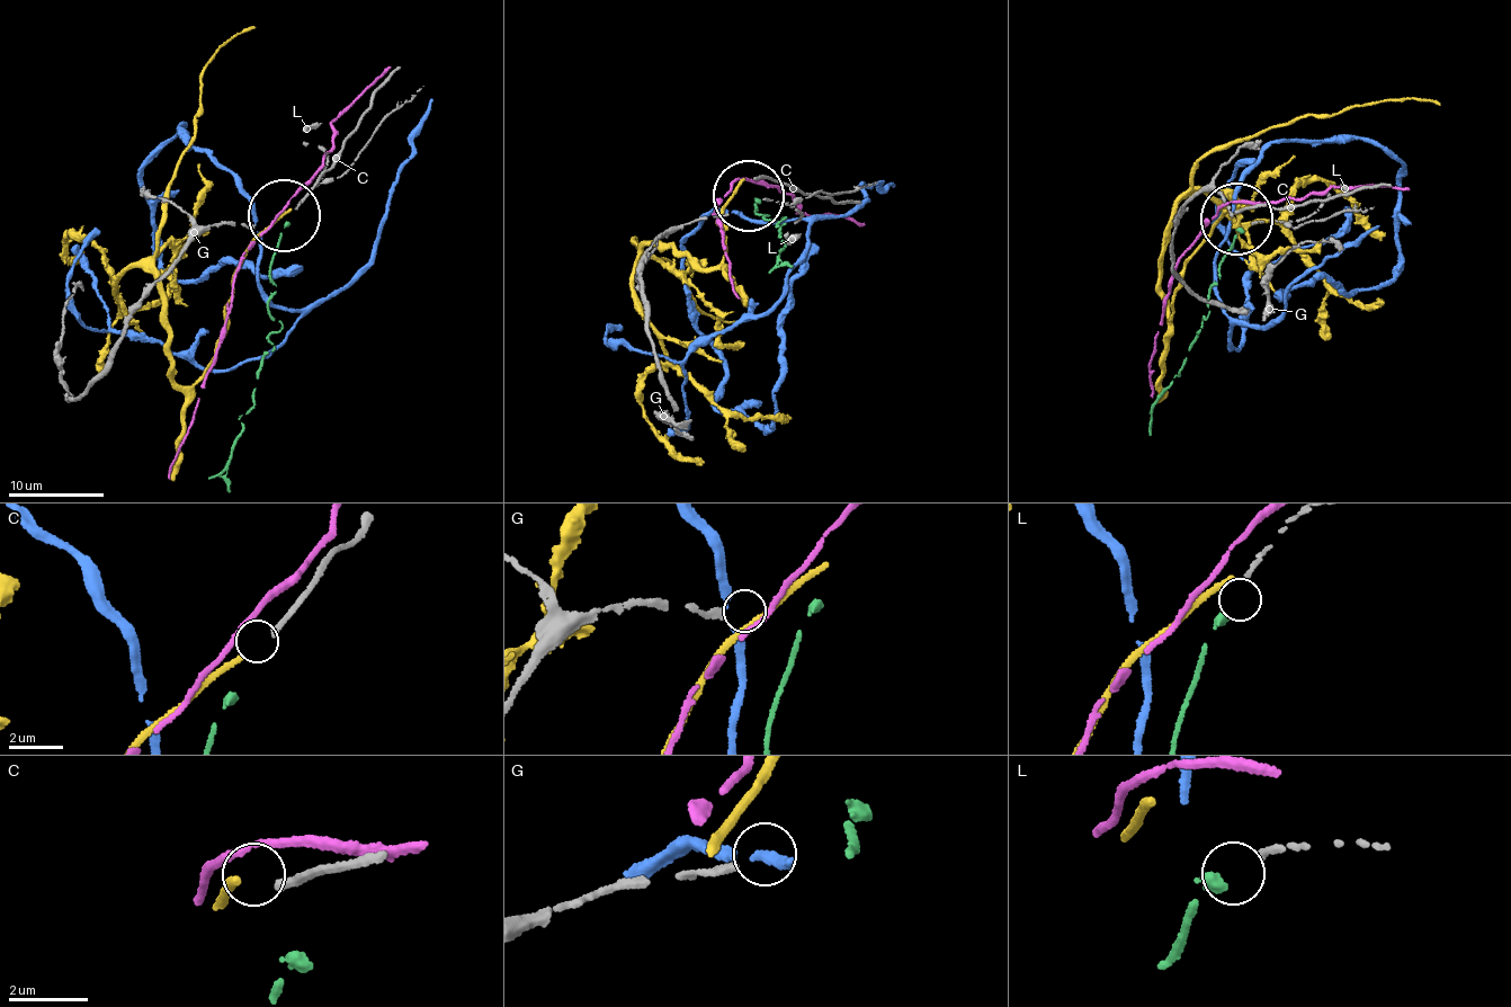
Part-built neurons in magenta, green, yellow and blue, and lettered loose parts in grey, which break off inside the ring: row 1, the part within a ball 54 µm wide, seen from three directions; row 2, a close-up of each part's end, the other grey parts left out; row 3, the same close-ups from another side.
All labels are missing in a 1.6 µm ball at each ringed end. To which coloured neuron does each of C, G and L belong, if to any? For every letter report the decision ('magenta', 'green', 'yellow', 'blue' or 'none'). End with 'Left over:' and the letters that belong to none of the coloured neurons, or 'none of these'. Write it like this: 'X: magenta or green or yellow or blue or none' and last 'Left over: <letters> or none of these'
C: yellow
G: none
L: green
Left over: G

